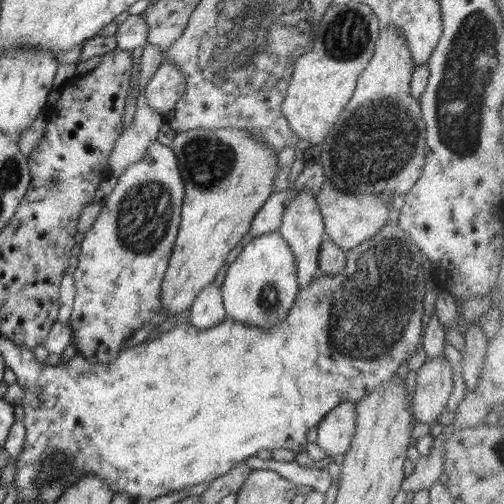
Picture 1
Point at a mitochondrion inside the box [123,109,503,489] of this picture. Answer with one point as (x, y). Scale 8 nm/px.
(375, 299)

